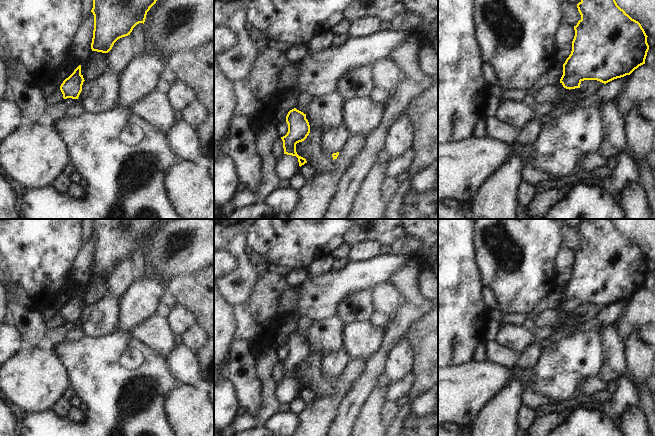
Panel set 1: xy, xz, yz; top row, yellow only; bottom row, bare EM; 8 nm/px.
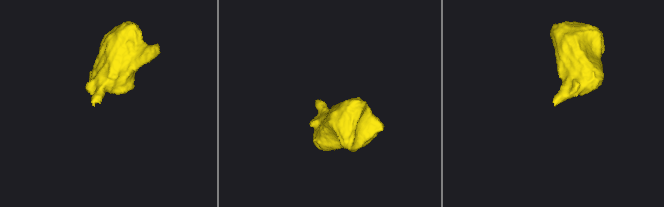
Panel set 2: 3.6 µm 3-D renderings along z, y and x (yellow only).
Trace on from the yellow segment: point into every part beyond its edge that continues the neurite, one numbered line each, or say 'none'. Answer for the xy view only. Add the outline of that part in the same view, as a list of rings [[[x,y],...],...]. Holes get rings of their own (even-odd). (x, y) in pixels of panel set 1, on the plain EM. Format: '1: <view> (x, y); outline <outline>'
none

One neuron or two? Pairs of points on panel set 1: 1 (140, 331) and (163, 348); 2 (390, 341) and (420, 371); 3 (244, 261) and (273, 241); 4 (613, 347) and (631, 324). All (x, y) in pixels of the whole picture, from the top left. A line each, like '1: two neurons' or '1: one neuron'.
1: one neuron
2: two neurons
3: two neurons
4: two neurons

